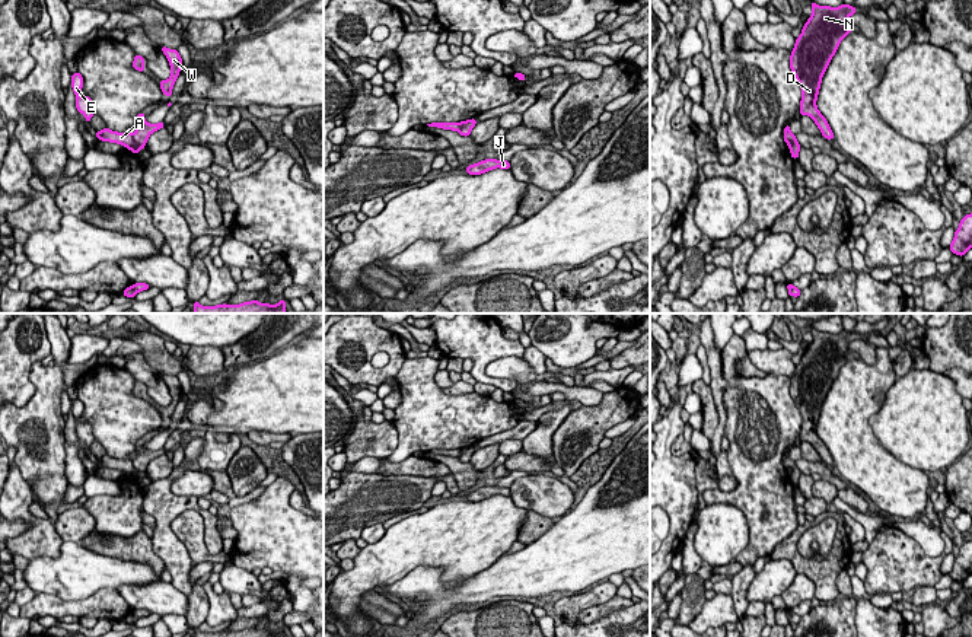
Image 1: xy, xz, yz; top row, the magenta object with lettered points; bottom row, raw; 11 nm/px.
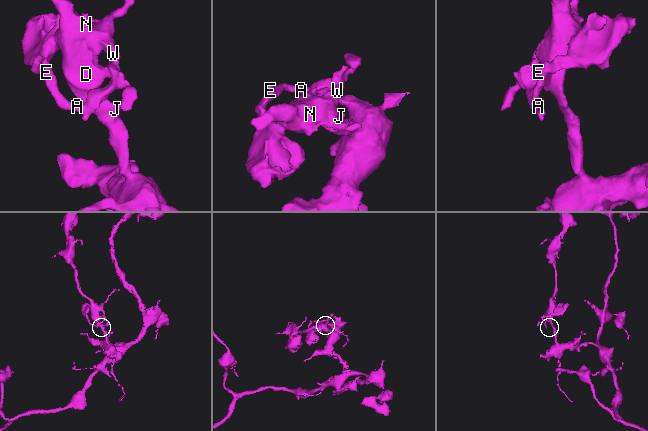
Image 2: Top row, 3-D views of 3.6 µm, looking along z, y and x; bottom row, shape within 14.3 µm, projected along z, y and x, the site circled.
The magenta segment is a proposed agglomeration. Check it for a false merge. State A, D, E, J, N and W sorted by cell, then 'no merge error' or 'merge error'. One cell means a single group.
groups A E / D J N W; merge error

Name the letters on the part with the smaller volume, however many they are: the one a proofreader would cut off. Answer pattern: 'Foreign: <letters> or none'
Foreign: A, E

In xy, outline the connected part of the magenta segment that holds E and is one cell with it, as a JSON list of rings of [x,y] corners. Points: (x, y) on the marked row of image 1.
[[[74,73],[71,76],[71,87],[76,95],[76,108],[77,112],[82,112],[87,122],[90,122],[90,118],[95,115],[92,99],[89,96],[80,96],[79,92],[83,87],[83,77],[80,73]]]

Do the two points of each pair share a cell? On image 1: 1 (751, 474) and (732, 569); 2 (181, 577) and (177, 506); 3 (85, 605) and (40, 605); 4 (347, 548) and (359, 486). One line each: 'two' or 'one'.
1: two
2: one
3: one
4: two

